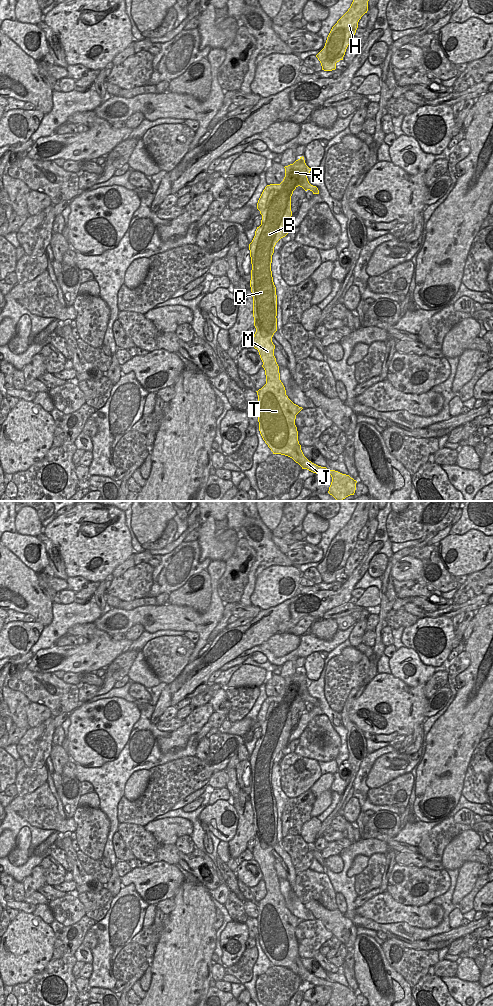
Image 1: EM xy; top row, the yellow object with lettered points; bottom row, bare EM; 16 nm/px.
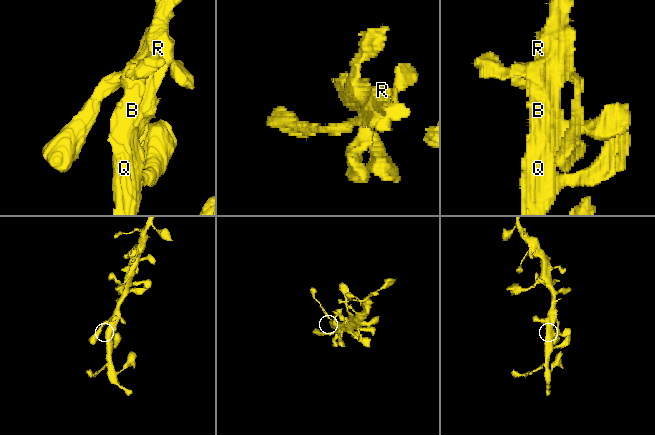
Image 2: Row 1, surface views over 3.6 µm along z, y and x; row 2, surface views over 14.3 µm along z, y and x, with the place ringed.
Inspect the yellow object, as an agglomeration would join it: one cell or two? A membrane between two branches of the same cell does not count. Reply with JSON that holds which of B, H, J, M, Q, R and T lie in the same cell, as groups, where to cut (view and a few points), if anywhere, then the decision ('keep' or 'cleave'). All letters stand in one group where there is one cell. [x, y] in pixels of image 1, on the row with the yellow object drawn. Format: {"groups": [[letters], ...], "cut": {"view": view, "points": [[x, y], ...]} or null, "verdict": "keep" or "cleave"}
{"groups": [["B", "H", "J", "M", "Q", "R", "T"]], "cut": null, "verdict": "keep"}

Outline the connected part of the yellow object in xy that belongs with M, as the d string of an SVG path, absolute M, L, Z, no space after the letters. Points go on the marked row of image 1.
M303 156L284 168L283 181L267 185L258 200L261 225L257 227L249 244L252 264L250 287L256 328L252 342L259 352L266 375L266 384L256 391L259 431L273 454L288 456L302 469L313 473L329 474L332 482L328 493L337 501L342 501L354 495L357 481L349 475L318 466L304 456L295 425L296 415L303 408L294 404L286 395L274 356L272 337L277 331L277 295L271 271L274 247L289 232L293 191L300 186L305 191L319 194L318 188L308 181L311 168L306 165Z

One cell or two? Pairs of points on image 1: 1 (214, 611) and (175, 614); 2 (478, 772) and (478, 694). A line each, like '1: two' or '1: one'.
1: one
2: two

